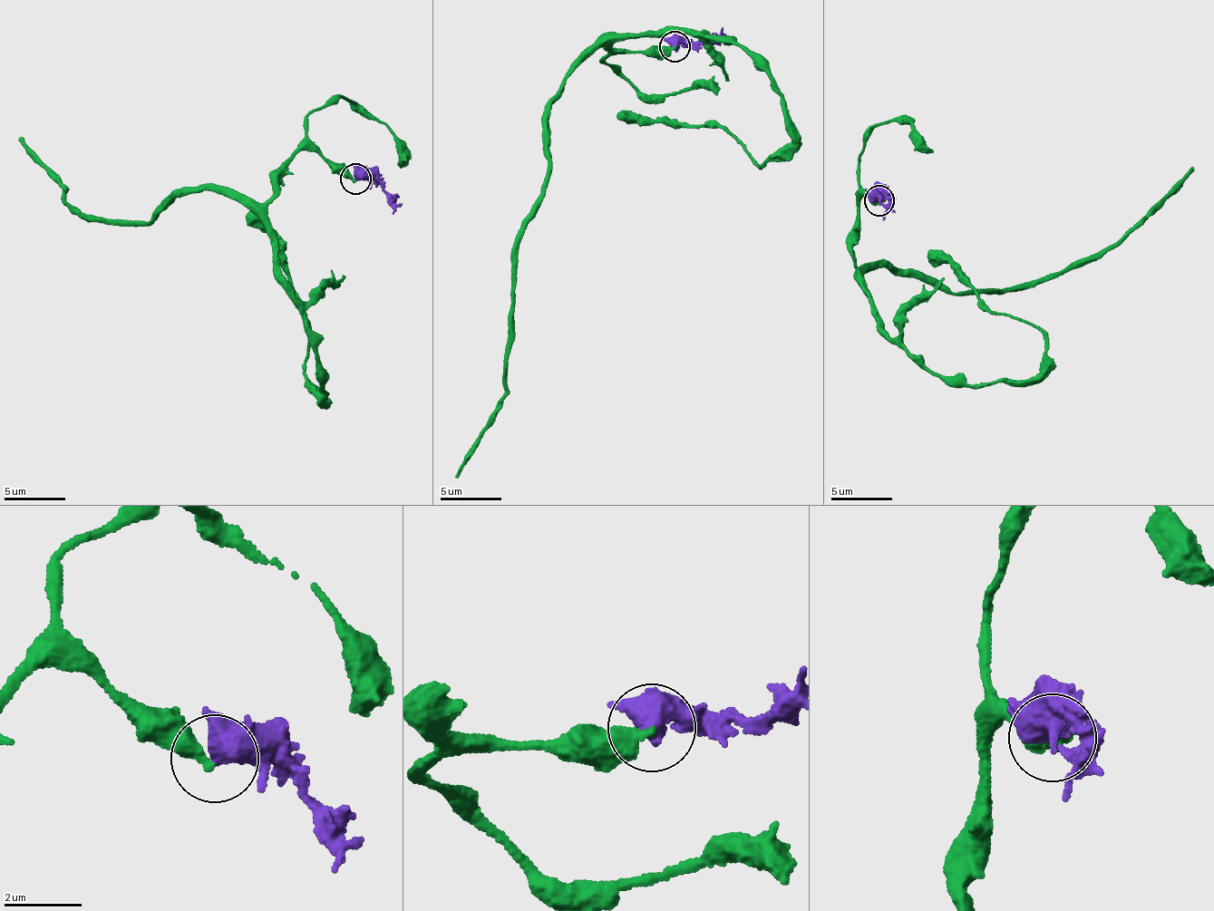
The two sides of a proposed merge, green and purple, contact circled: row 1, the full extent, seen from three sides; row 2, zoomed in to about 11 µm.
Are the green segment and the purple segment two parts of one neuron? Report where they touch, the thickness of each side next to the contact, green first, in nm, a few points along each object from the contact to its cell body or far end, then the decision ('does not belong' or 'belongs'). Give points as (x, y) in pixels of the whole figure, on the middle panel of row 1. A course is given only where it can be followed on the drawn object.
(674, 46) | 360/500 nm | green via (676, 45), (610, 50), (616, 33), (682, 26), (742, 48), (791, 140), (759, 164), (718, 127), (616, 114) | purple via (675, 46), (692, 46), (712, 41), (722, 28) | does not belong

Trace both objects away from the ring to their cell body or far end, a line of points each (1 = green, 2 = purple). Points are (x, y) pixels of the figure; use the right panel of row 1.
1: (878, 202), (858, 200), (852, 257), (884, 336), (966, 385), (1038, 377), (1042, 334), (928, 258)
2: (878, 199), (884, 193), (888, 201), (883, 219)

